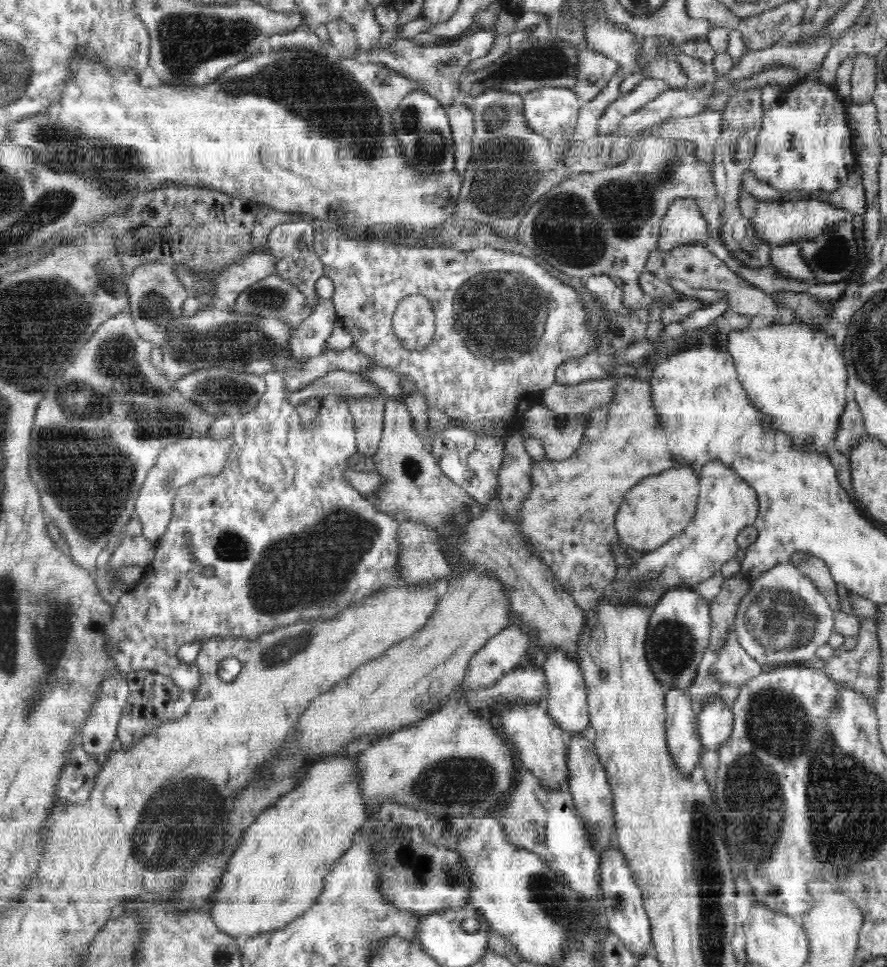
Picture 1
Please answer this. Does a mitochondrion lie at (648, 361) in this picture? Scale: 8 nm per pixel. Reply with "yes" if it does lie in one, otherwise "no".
no

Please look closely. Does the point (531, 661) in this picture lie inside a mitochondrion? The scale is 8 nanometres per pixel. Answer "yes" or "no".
no

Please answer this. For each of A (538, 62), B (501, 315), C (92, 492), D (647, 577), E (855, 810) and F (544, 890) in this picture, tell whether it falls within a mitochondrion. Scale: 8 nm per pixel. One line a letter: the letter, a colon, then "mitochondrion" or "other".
A: mitochondrion
B: mitochondrion
C: mitochondrion
D: mitochondrion
E: mitochondrion
F: mitochondrion

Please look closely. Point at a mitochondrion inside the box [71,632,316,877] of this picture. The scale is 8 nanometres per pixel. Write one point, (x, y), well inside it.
(151, 845)

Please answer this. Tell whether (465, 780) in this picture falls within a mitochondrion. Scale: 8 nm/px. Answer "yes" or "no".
yes

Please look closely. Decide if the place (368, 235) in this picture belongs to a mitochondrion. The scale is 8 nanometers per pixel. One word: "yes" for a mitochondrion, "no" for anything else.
no

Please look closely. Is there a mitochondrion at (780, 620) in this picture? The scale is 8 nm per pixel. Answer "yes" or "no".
yes

